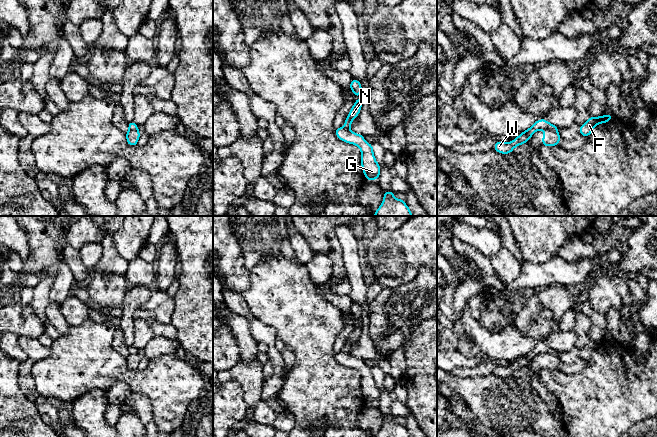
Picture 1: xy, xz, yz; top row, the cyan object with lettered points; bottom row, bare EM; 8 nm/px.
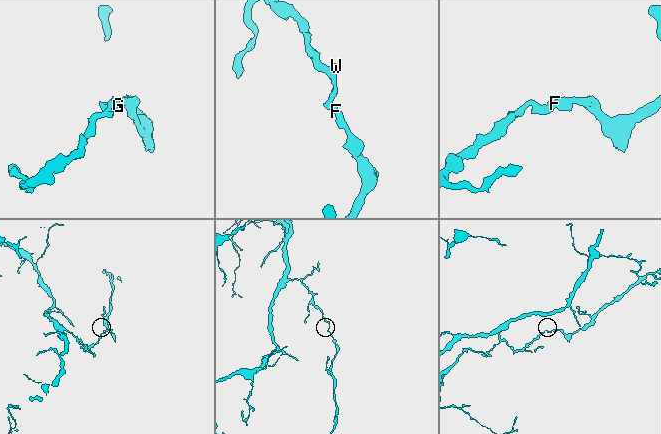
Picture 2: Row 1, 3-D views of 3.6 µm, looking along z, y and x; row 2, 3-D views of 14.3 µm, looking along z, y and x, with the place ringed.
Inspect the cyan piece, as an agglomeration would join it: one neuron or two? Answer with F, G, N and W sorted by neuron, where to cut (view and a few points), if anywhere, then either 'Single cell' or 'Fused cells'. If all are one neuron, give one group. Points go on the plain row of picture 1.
Groups: F G / N W. Split along yz (544, 353), (557, 356). Fused cells

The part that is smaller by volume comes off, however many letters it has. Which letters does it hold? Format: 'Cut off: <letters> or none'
Cut off: F, G

